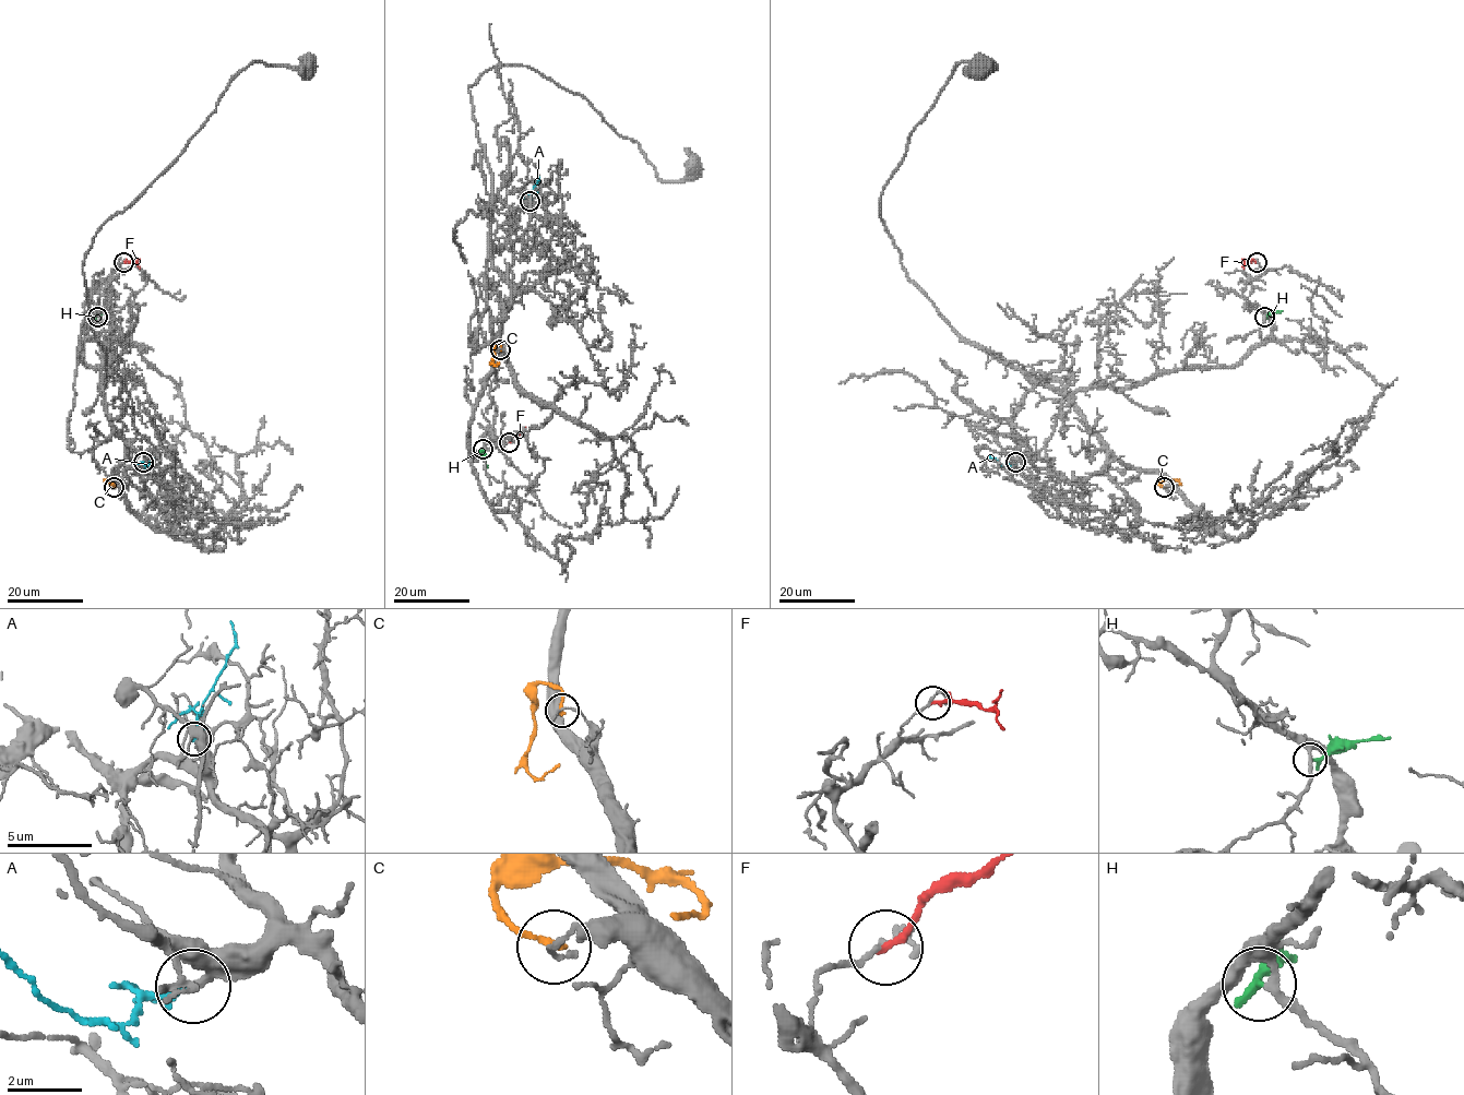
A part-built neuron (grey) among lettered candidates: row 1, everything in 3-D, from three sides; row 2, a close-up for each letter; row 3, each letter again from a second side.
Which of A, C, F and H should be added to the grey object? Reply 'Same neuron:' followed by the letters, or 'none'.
Same neuron: A

